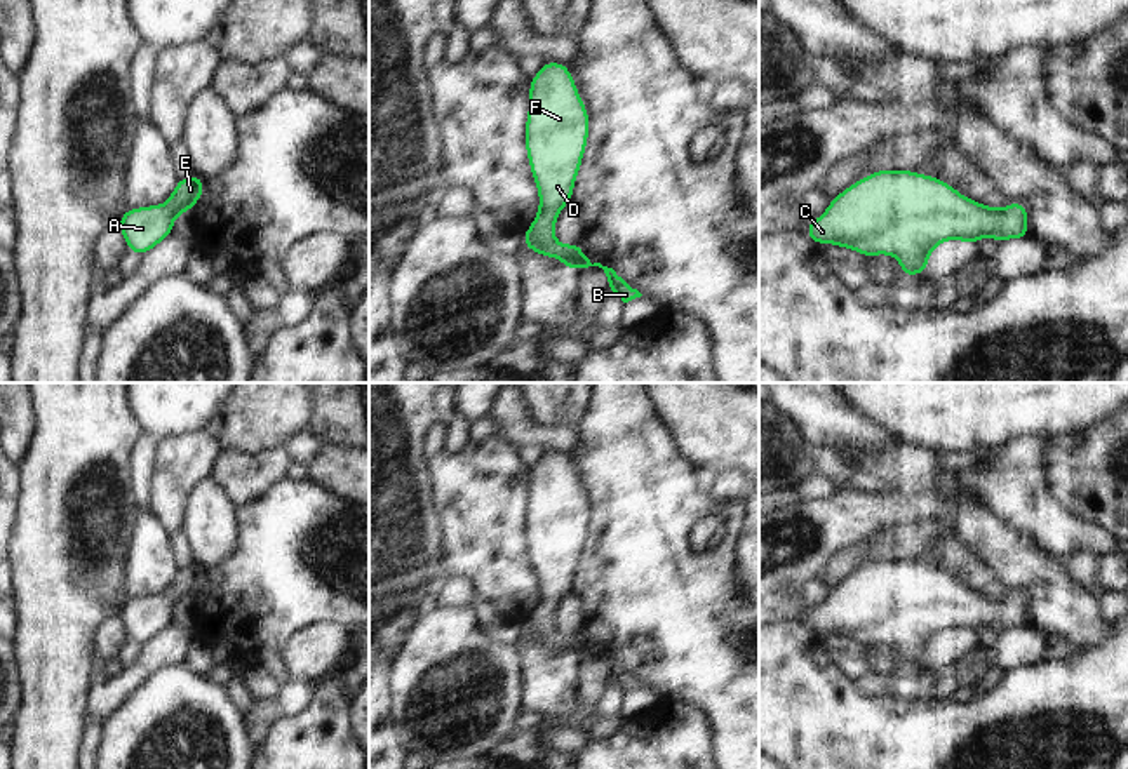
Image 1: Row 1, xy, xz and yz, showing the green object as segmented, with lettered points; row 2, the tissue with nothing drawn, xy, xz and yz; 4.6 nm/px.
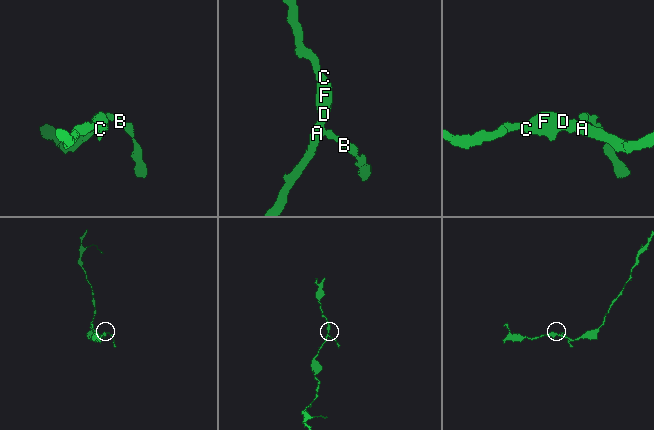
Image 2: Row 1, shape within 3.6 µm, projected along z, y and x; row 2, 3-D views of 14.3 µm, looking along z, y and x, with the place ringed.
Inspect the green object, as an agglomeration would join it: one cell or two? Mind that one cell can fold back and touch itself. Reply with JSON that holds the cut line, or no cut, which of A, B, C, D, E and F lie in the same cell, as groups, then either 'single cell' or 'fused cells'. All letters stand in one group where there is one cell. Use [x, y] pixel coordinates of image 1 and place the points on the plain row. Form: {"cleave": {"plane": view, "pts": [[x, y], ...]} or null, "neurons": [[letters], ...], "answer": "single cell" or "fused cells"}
{"cleave": null, "neurons": [["A", "B", "C", "D", "E", "F"]], "answer": "single cell"}

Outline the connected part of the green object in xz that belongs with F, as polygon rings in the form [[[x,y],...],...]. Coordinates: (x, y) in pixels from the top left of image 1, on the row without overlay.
[[[543,452],[529,475],[526,508],[526,543],[540,583],[540,600],[522,632],[527,639],[585,659],[599,656],[608,666],[608,679],[623,692],[642,684],[628,675],[613,658],[590,652],[580,633],[562,635],[554,619],[561,598],[573,592],[571,583],[588,529],[588,501],[564,452]]]

